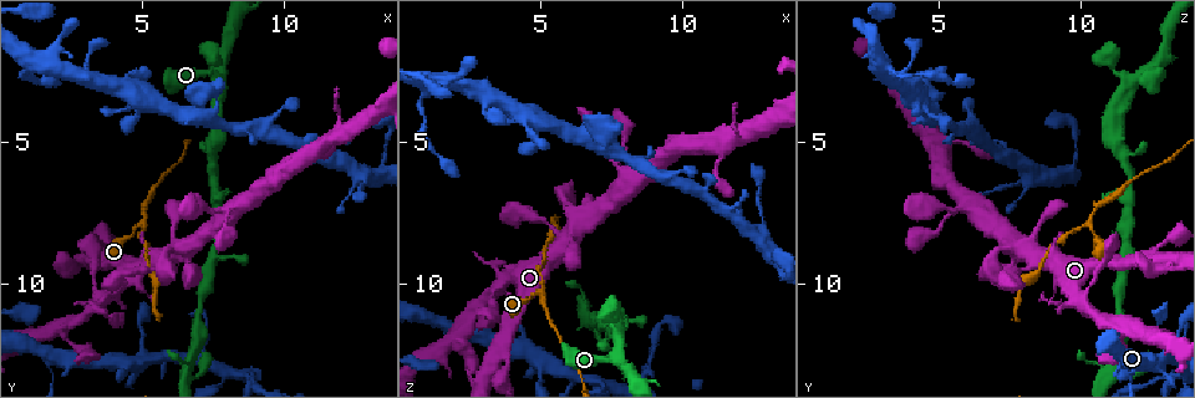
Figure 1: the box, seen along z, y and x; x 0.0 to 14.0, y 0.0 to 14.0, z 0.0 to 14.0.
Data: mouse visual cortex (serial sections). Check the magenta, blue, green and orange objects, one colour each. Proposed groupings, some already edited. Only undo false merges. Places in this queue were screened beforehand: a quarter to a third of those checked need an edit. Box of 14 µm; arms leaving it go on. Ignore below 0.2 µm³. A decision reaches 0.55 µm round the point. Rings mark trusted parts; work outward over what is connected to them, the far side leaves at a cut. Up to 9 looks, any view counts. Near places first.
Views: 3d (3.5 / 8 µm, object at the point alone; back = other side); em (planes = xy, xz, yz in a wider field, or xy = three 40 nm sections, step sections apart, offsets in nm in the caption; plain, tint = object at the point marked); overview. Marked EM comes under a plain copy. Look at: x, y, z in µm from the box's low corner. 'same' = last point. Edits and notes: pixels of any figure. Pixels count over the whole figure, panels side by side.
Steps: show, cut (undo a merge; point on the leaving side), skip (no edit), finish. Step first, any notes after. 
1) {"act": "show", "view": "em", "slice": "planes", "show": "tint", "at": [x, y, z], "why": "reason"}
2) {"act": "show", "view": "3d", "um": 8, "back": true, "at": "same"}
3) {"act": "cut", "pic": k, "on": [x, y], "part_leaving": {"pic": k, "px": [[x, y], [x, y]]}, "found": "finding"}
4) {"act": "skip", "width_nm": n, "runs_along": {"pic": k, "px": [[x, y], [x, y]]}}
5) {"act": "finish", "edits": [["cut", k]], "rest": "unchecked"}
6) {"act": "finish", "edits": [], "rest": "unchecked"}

{"act": "show", "view": "3d", "um": 3.5, "at": [7.7, 2.5, 12.6], "why": "three-way junction"}

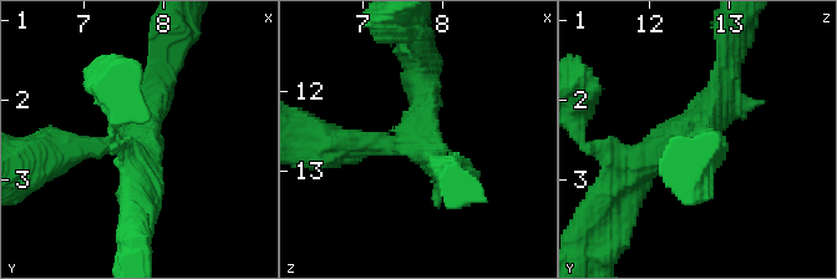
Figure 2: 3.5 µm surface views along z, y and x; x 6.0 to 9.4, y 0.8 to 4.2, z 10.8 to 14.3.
{"act": "show", "view": "em", "slice": "xy", "step": 3, "show": "tint", "at": [7.65, 2.40, 12.60]}

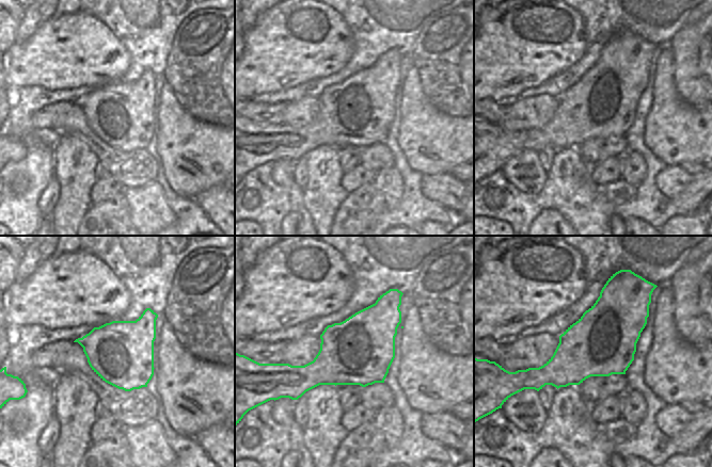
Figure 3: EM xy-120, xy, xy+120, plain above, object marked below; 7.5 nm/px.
{"act": "skip", "arm_widths_nm": [300, 350, 450], "runs_along": {"pic": 2, "px": [[338, 143], [419, 135], [422, 70]]}, "found": "one cell here"}

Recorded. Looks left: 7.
{"act": "show", "view": "3d", "um": 3.5, "at": [5.0, 7.9, 10.2]}

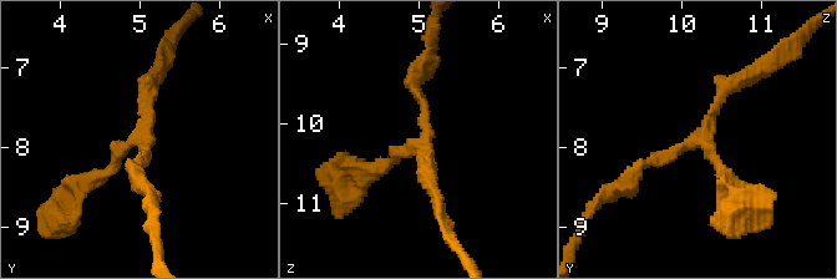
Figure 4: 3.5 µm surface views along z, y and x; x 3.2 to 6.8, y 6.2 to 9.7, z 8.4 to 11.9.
{"act": "show", "view": "em", "slice": "planes", "show": "tint", "at": [4.95, 7.90, 10.30]}

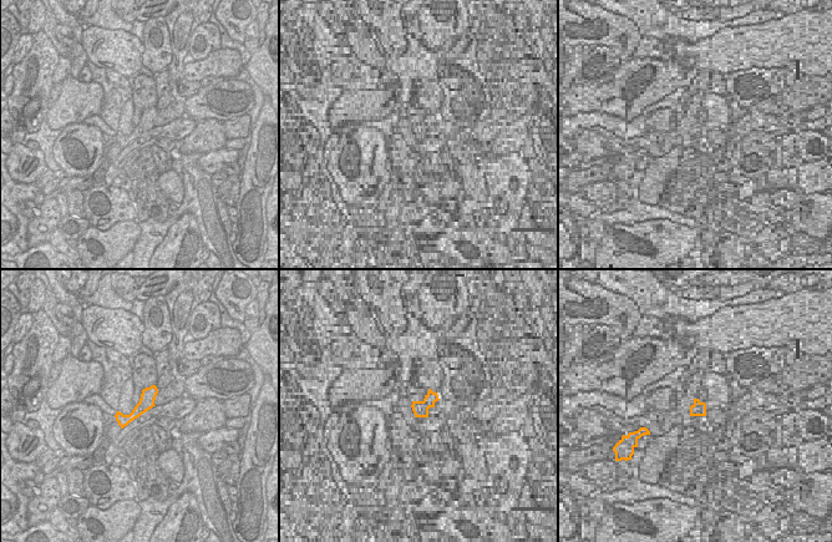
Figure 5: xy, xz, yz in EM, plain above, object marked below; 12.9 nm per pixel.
{"act": "skip", "width_nm": 190, "runs_along": {"pic": 5, "px": [[153, 389], [147, 401], [122, 423]]}, "found": "one cell here"}

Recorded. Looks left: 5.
{"act": "show", "view": "3d", "um": 3.5, "at": [5.1, 12.7, 12.8], "why": "two arms in line, one across"}

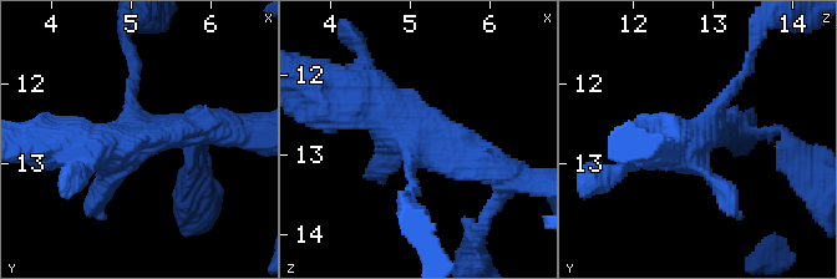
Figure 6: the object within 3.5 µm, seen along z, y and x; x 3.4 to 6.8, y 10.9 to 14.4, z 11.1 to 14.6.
{"act": "show", "view": "em", "slice": "xy", "step": 1, "show": "tint", "at": [5.15, 12.65, 12.85]}

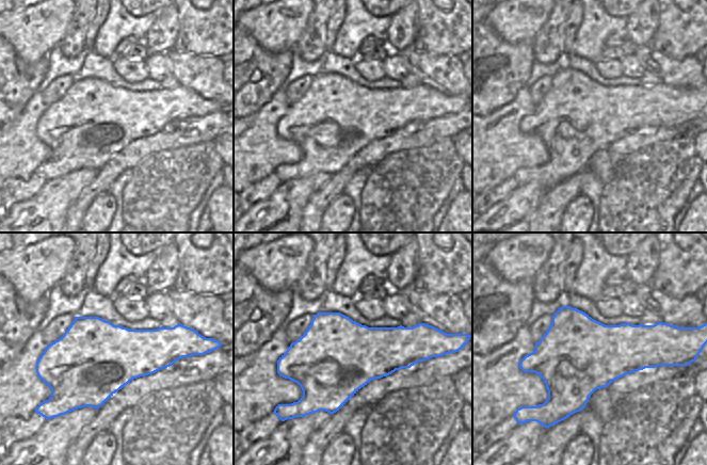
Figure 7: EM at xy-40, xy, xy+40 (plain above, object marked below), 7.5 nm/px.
{"act": "skip", "runs_along": {"pic": 6, "px": [[354, 96], [426, 147], [500, 170]]}, "found": "continuous, no second cell"}

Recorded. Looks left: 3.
{"act": "show", "view": "3d", "um": 3.5, "at": [8.8, 13.2, 13.0], "why": "calibre changes"}

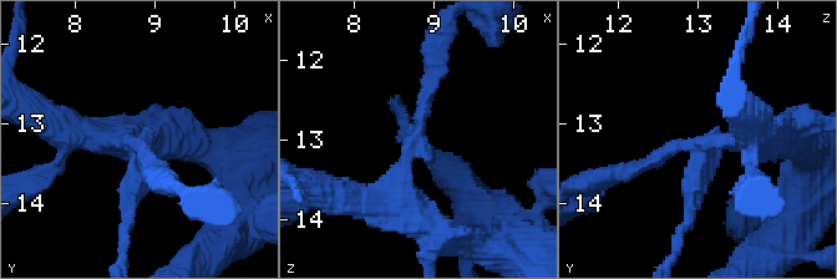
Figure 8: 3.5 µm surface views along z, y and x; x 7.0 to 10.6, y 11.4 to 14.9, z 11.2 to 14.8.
{"act": "show", "view": "em", "slice": "xy", "step": 3, "show": "tint", "at": [8.75, 13.30, 13.05], "why": "now the EM"}

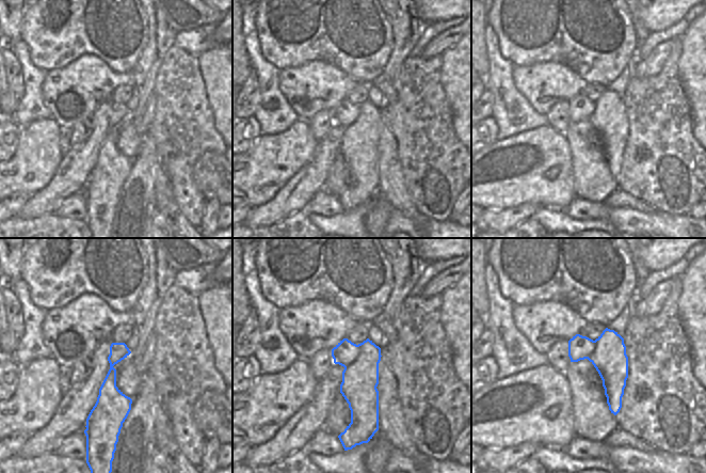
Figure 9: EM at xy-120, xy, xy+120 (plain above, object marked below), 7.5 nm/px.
{"act": "skip", "runs_along": {"pic": 8, "px": [[365, 198], [400, 179], [434, 74]]}, "found": "one cell here"}

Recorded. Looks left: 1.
{"act": "finish", "edits": [], "rest": "unchecked"}

